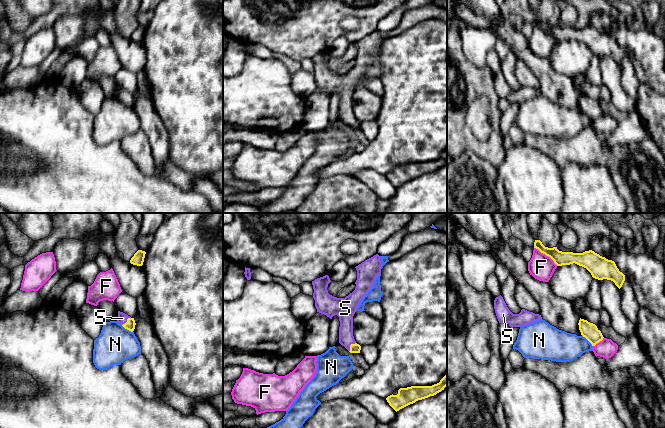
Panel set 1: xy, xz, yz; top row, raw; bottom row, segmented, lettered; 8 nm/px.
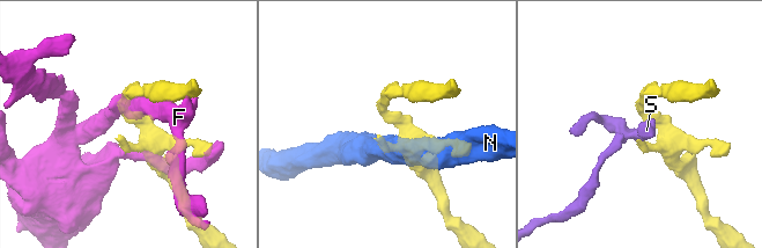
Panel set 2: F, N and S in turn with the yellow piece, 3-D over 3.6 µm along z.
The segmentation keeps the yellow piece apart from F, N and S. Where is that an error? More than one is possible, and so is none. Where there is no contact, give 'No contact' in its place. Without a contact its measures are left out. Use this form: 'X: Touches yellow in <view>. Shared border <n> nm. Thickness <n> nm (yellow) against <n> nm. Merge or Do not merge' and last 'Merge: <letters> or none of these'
F: Touches yellow in yz. Shared border 240 nm. Thickness 120 nm (yellow) against 200 nm. Do not merge
N: Touches yellow in yz. Shared border 130 nm. Thickness 130 nm (yellow) against 260 nm. Do not merge
S: Touches yellow in xz. Shared border 90 nm. Thickness 80 nm (yellow) against 120 nm. Merge
Merge: S

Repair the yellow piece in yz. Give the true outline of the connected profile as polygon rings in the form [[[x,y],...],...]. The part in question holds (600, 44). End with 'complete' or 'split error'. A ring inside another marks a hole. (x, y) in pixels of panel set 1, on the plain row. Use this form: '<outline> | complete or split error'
[[[535,16],[534,24],[550,33],[557,42],[575,39],[586,44],[595,55],[613,57],[619,65],[625,57],[625,51],[619,47],[614,37],[608,36],[592,26],[583,29],[562,28],[557,23],[545,23],[540,16]]] | complete

